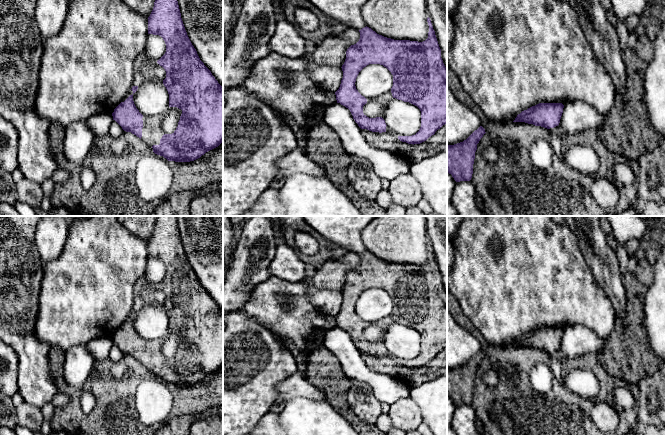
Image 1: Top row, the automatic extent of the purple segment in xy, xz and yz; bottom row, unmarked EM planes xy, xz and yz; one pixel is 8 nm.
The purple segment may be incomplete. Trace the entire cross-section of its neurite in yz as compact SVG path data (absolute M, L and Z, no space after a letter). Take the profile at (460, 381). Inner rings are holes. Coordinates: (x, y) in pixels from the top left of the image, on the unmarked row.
M480 350L463 366L447 369L447 396L456 406L471 404L477 368L485 357Z

